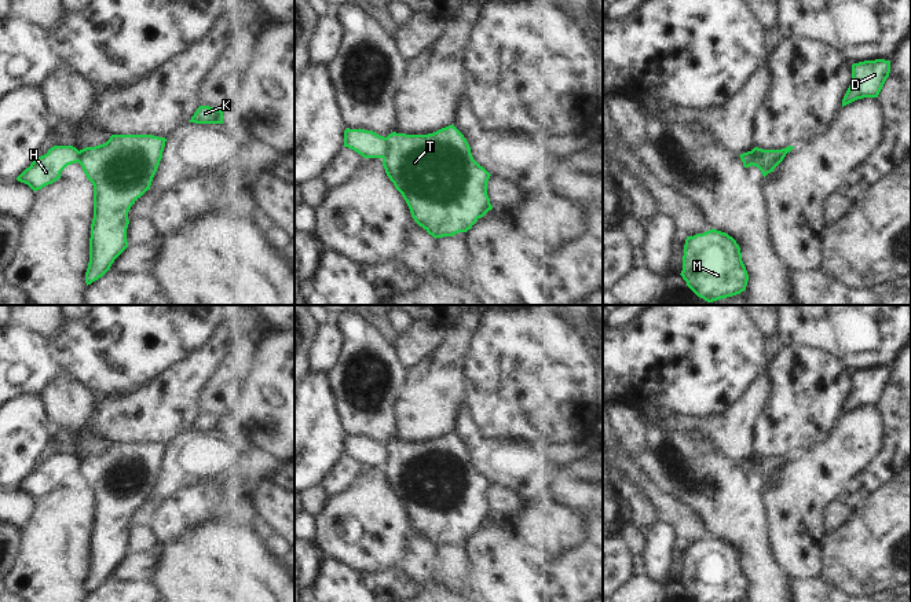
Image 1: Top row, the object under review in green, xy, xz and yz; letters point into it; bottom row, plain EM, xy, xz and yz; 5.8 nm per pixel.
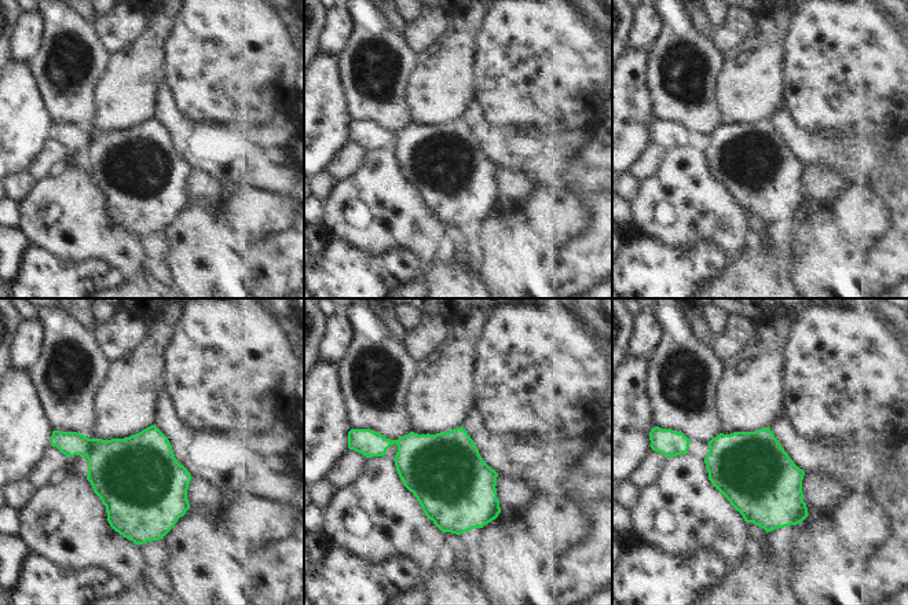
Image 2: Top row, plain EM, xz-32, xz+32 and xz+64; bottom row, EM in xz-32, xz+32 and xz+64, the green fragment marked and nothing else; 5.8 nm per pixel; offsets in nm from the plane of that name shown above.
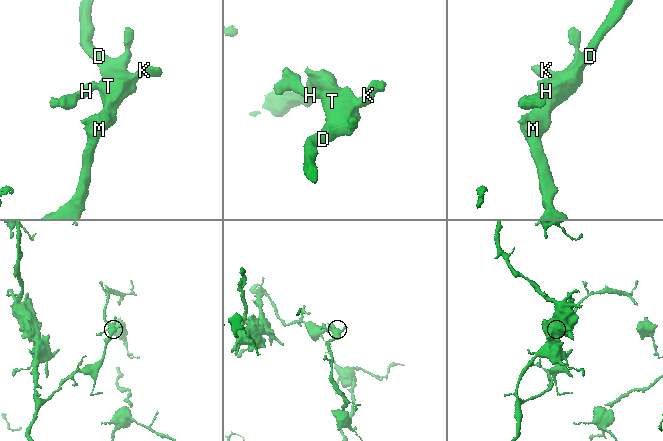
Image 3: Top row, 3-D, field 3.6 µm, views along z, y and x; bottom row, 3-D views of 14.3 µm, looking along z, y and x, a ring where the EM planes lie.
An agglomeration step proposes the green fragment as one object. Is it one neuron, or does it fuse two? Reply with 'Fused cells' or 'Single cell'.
Fused cells

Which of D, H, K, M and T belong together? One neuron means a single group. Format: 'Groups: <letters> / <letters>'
Groups: D K M T / H

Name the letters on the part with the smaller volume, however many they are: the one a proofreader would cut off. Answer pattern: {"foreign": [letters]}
{"foreign": ["H"]}

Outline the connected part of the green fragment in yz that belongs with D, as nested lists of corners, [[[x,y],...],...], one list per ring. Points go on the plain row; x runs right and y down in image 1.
[[[875,367],[852,372],[852,389],[842,415],[863,405],[878,405],[890,381],[890,368]]]

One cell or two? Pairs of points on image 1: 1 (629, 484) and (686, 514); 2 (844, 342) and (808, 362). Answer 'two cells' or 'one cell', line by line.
1: two cells
2: two cells

